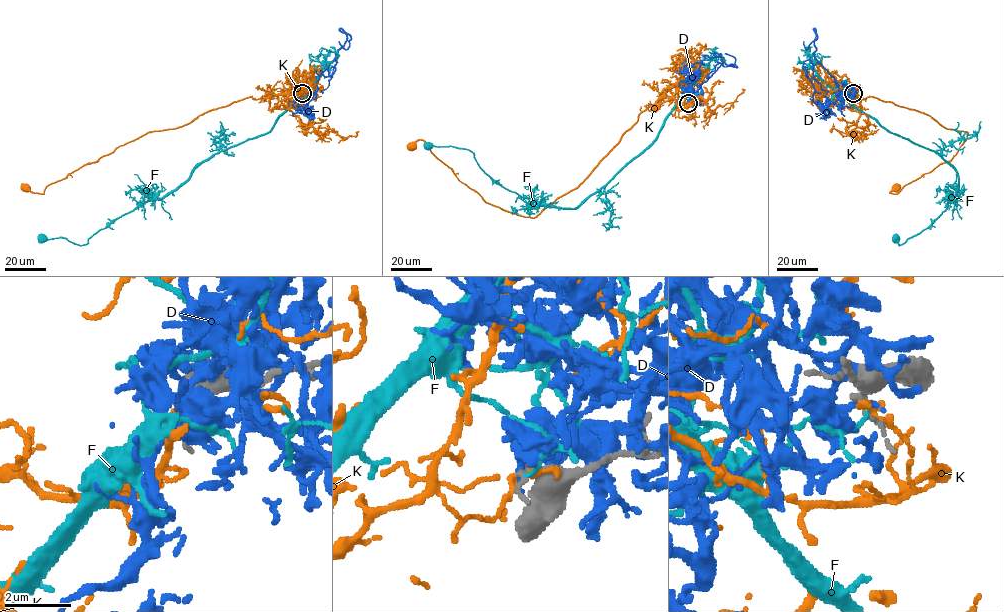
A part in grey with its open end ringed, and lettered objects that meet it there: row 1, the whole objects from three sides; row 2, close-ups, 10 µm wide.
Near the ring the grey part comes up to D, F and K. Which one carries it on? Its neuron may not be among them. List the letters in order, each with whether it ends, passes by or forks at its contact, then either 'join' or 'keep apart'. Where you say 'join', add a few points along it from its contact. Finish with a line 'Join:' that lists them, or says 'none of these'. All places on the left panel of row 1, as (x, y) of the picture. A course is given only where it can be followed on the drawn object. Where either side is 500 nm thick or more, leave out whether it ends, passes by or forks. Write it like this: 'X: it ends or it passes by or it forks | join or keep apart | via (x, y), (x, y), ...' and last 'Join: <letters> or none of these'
D: it ends | keep apart
F: it ends | keep apart
K: it ends | keep apart
Join: none of these

